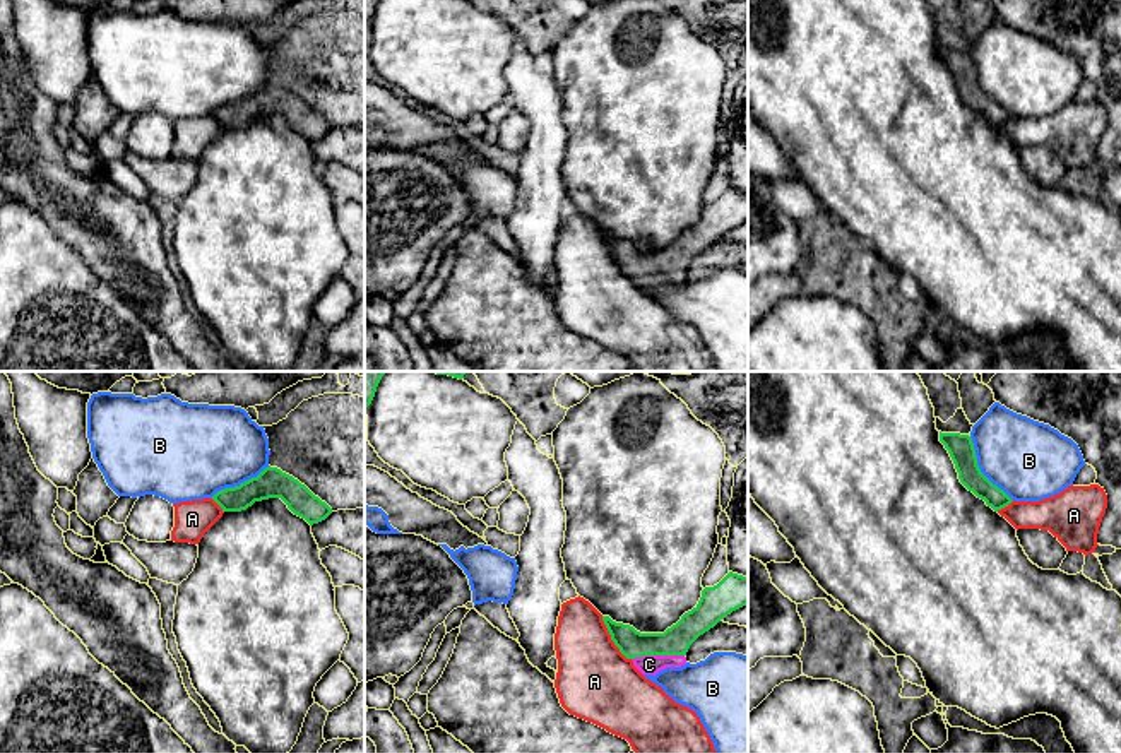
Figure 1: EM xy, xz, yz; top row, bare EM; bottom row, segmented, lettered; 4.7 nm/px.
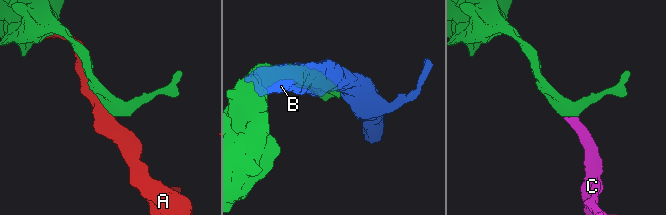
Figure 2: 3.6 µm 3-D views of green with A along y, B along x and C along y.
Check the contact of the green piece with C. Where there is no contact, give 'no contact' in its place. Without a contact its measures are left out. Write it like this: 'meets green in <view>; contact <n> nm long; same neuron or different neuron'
meets green in xz; contact 240 nm long; same neuron

